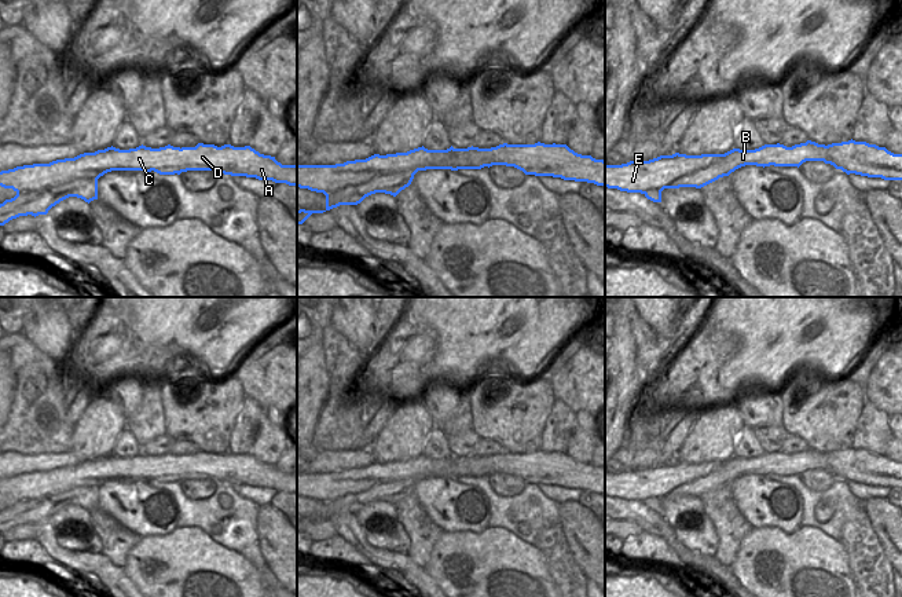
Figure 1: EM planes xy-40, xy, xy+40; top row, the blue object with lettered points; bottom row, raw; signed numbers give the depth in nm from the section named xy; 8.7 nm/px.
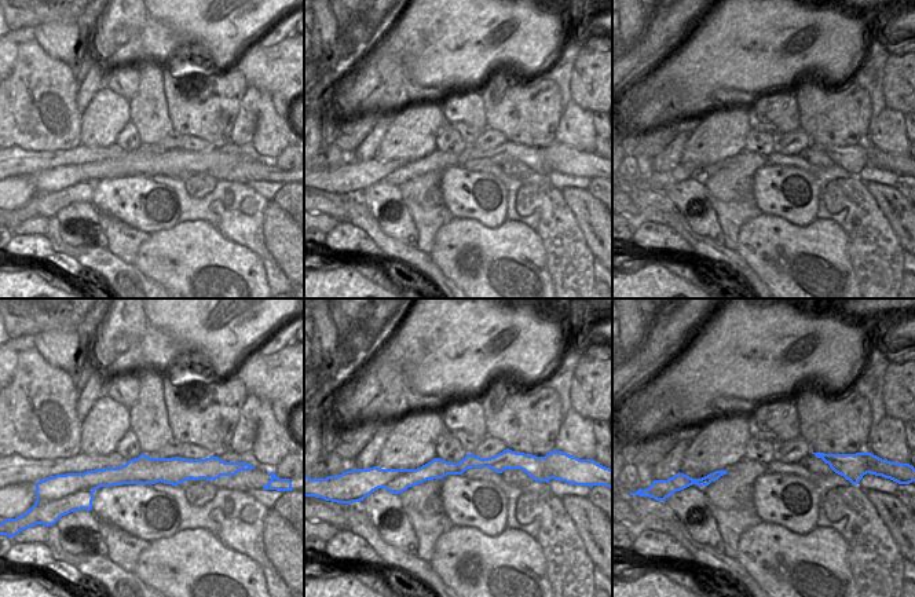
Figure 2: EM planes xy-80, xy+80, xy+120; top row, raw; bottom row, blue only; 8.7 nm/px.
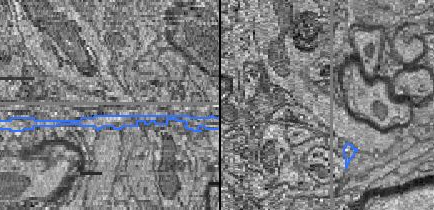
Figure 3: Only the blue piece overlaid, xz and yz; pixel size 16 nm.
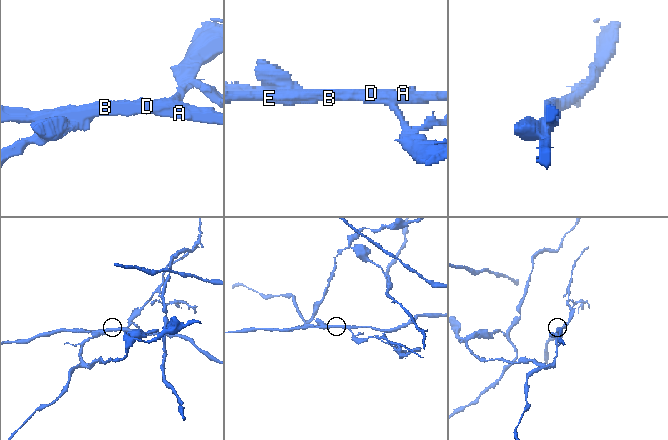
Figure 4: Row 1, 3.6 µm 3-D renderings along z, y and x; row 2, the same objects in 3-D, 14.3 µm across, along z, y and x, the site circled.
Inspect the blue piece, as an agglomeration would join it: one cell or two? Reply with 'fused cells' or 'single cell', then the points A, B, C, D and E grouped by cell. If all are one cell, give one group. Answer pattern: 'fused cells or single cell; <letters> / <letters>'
fused cells; A C D E / B

